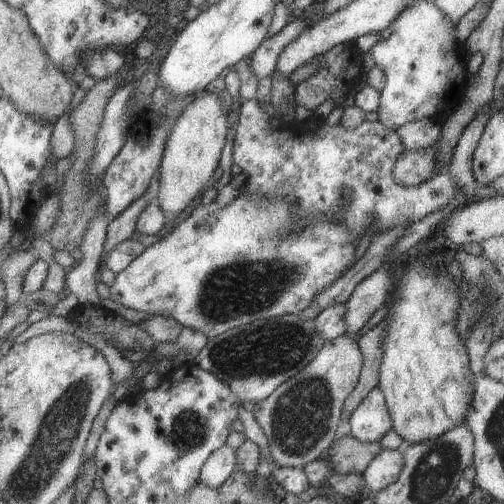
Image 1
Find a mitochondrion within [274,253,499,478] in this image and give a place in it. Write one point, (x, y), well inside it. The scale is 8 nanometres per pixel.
(465, 288)

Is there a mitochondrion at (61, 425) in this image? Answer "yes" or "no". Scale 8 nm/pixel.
yes

